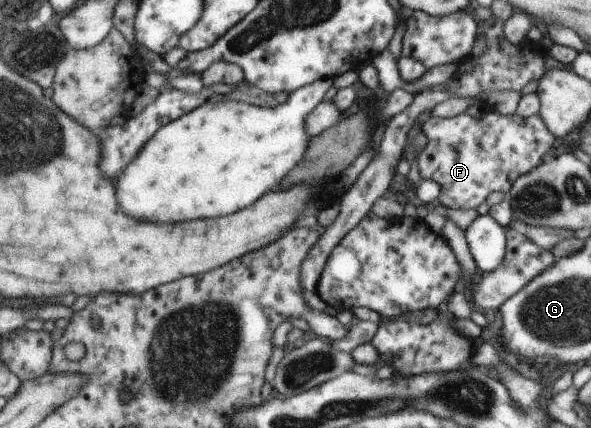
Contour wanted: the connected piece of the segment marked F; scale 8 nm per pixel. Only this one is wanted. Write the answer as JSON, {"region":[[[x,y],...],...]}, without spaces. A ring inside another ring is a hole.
{"region":[[[482,105],[483,112],[478,118],[467,113],[459,113],[454,118],[431,117],[421,126],[421,134],[424,143],[416,155],[415,164],[422,180],[433,180],[439,185],[440,191],[436,203],[445,208],[477,208],[490,192],[501,191],[507,194],[511,188],[511,182],[517,180],[522,174],[535,168],[545,152],[552,148],[555,142],[553,135],[546,129],[545,123],[539,115],[521,117],[510,114],[502,115],[497,111],[486,109]]]}

